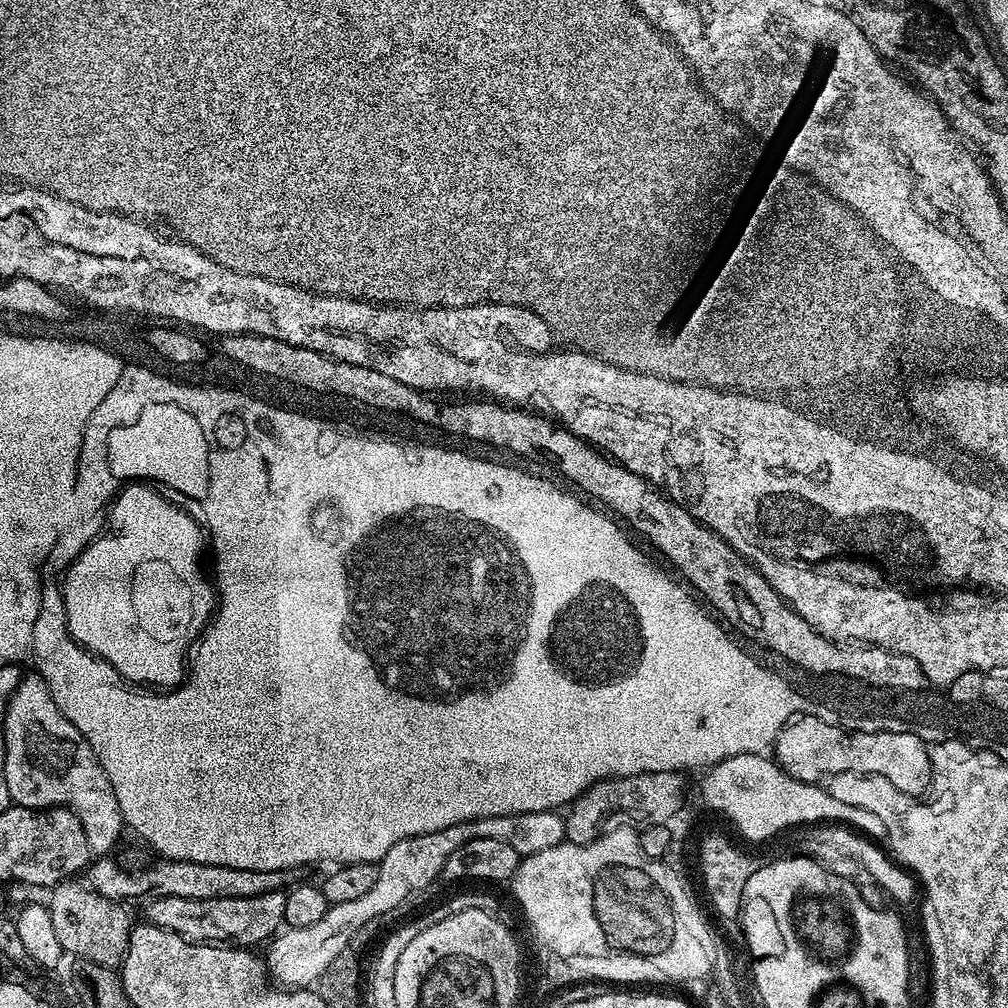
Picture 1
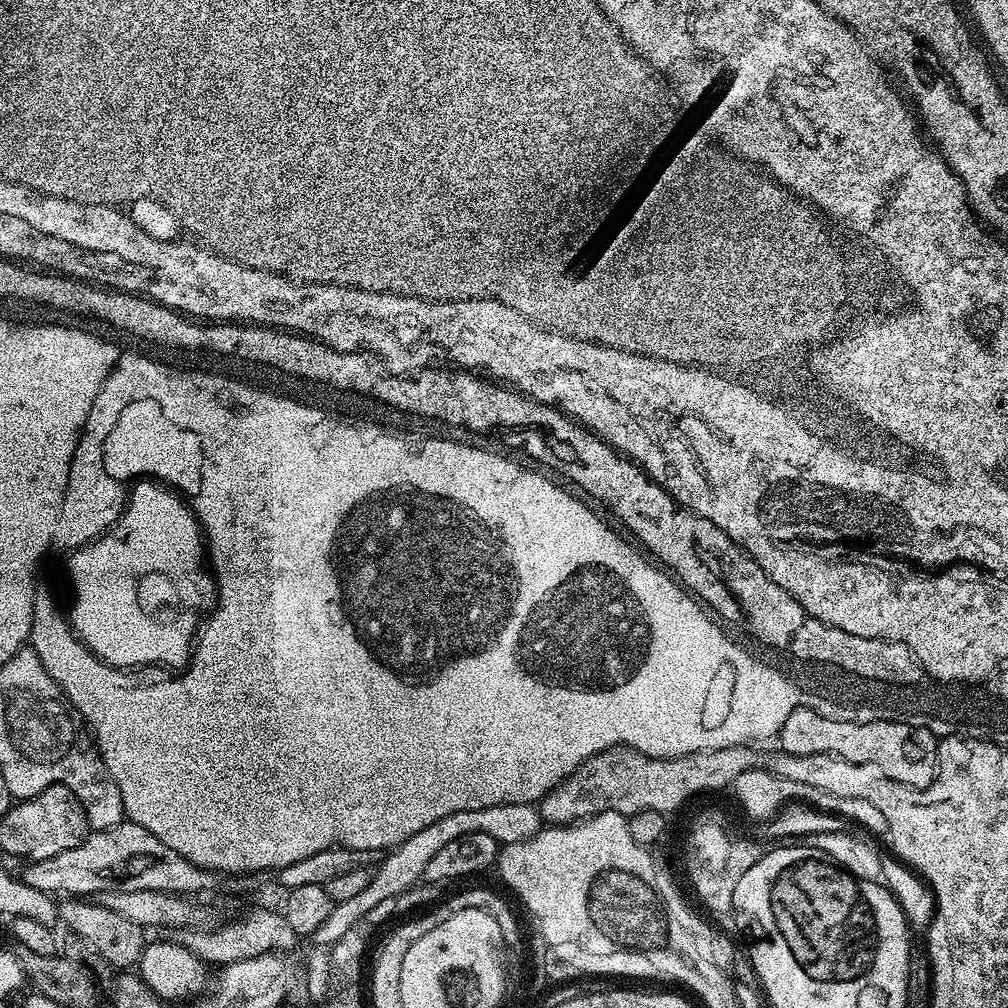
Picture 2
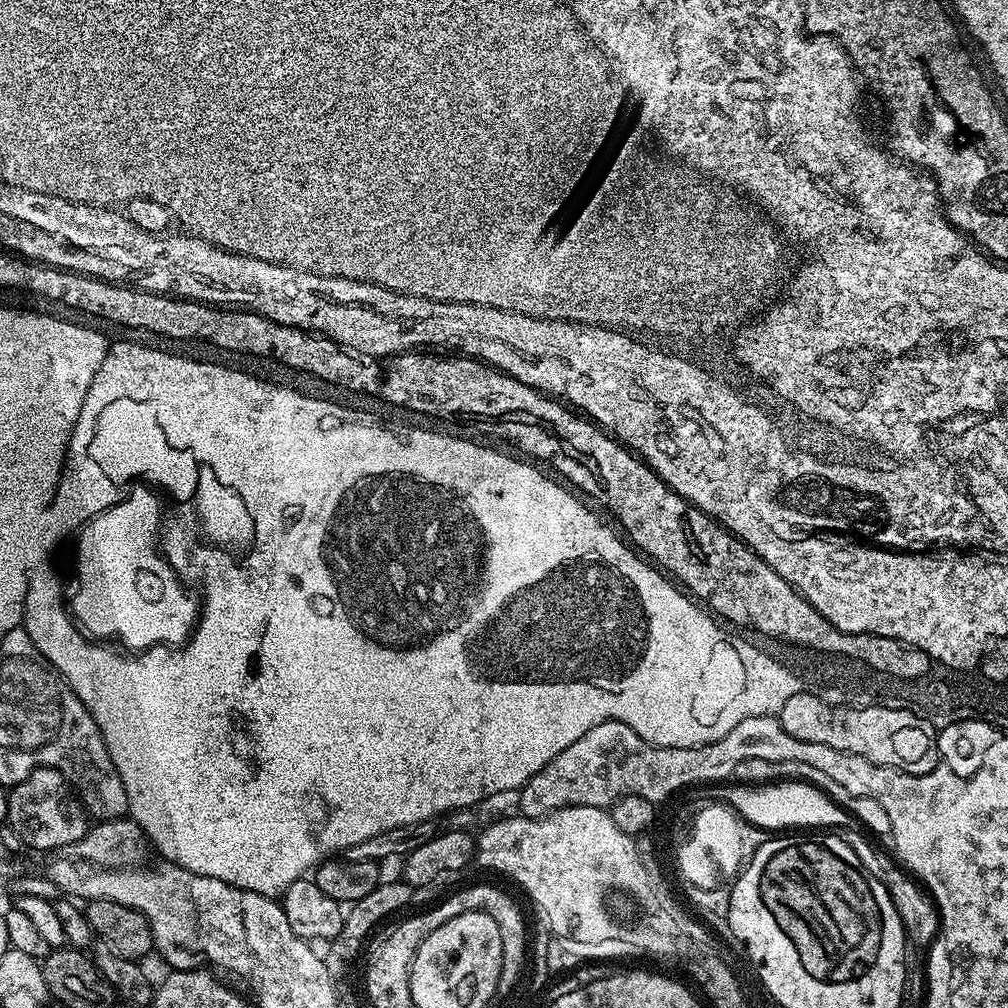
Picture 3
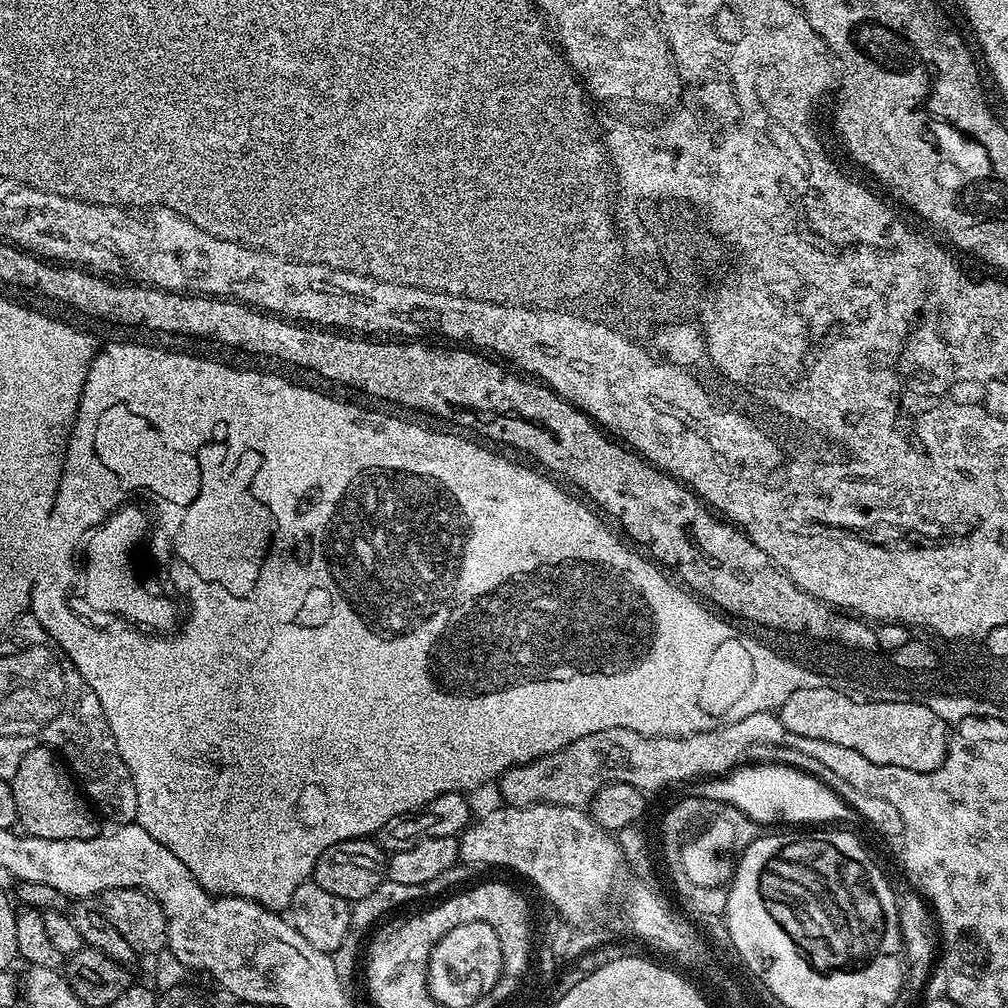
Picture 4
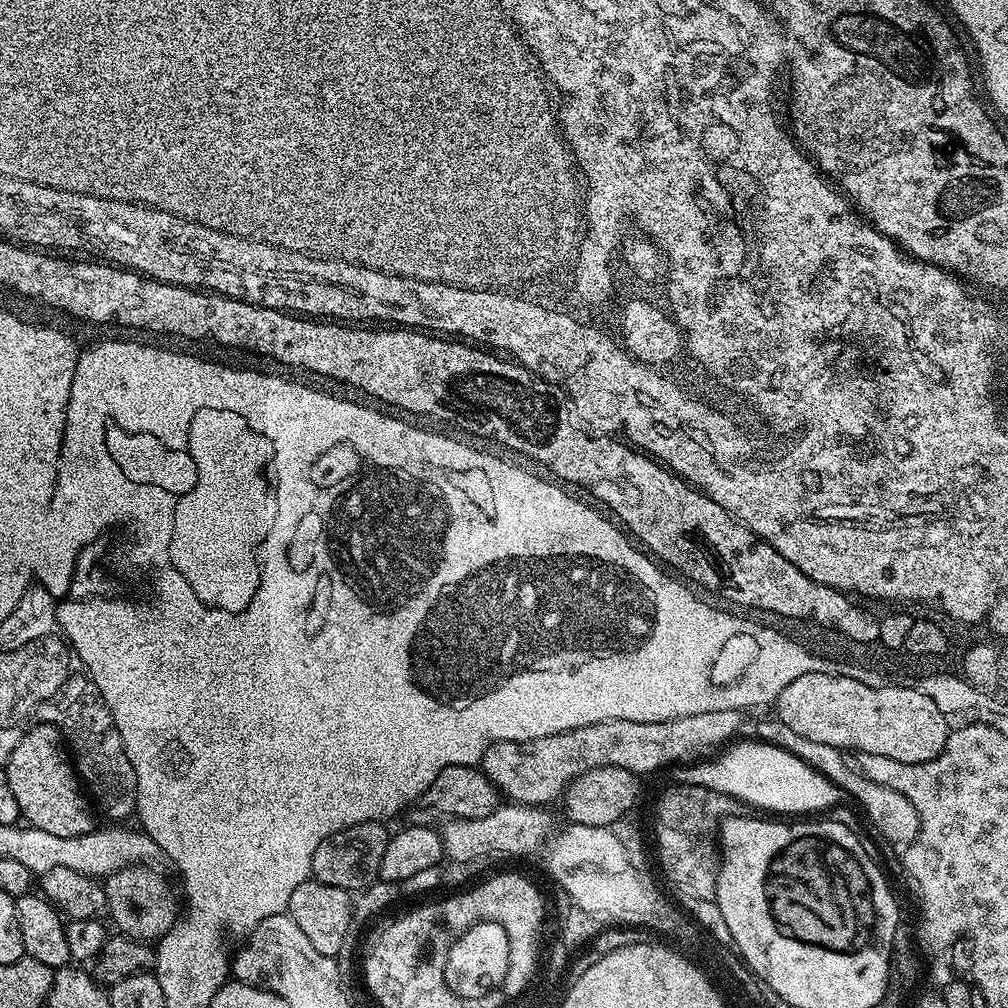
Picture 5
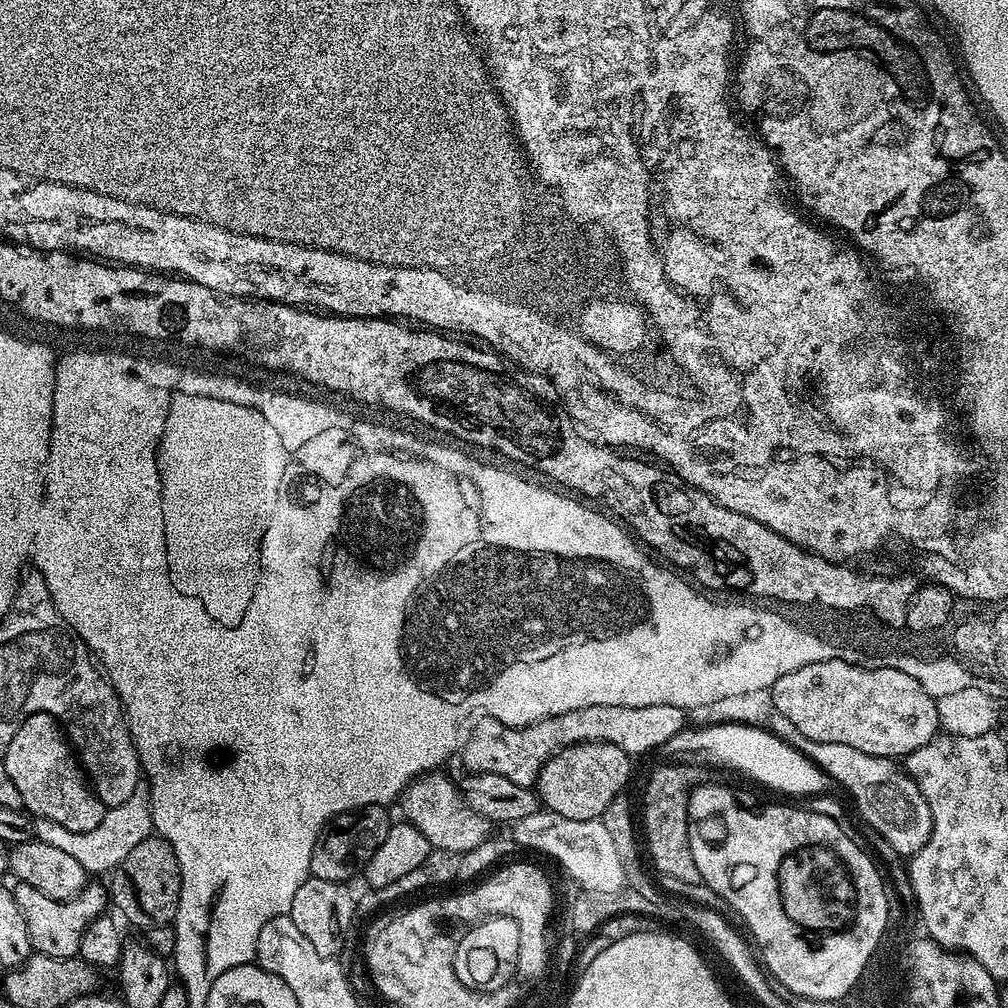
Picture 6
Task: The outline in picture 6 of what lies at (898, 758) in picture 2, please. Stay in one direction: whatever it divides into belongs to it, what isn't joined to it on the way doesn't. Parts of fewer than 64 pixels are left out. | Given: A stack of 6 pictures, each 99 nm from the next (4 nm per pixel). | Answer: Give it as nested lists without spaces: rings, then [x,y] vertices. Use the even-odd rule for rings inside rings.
[[[823,660],[822,662],[810,662],[798,670],[790,670],[790,674],[782,674],[778,682],[771,686],[772,701],[778,710],[778,714],[786,714],[806,738],[814,738],[814,742],[838,742],[842,746],[854,746],[854,750],[862,750],[862,754],[874,754],[875,756],[886,756],[889,758],[903,758],[910,755],[914,750],[926,746],[941,731],[938,710],[936,709],[937,698],[931,696],[927,690],[918,683],[910,674],[904,672],[903,667],[895,666],[890,668],[862,668],[858,664],[851,664],[845,660]]]

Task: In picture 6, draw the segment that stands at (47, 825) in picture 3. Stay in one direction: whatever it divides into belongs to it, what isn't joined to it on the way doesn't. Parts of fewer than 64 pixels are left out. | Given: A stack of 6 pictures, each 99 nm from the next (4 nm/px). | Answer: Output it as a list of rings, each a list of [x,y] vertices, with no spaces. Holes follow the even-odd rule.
[[[45,712],[30,715],[20,724],[19,730],[15,732],[11,739],[10,746],[6,746],[6,754],[2,757],[2,762],[6,766],[6,774],[10,774],[10,782],[22,794],[24,808],[33,817],[48,818],[58,822],[61,826],[66,826],[70,831],[93,830],[102,821],[106,805],[96,797],[92,791],[92,785],[86,779],[84,770],[76,759],[76,753],[70,747],[60,722],[52,715]]]

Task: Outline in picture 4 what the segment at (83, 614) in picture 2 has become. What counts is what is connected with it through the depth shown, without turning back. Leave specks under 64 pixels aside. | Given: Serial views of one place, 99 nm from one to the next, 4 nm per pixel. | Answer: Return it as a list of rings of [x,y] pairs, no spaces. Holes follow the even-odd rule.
[[[132,506],[110,512],[102,518],[99,526],[87,533],[88,540],[86,536],[86,547],[82,552],[84,596],[90,607],[100,612],[113,612],[116,616],[129,616],[132,619],[129,621],[141,629],[168,630],[172,623],[177,623],[176,608],[158,585],[140,577],[136,560],[132,557],[140,539],[146,536],[146,516],[140,512],[143,511]]]

